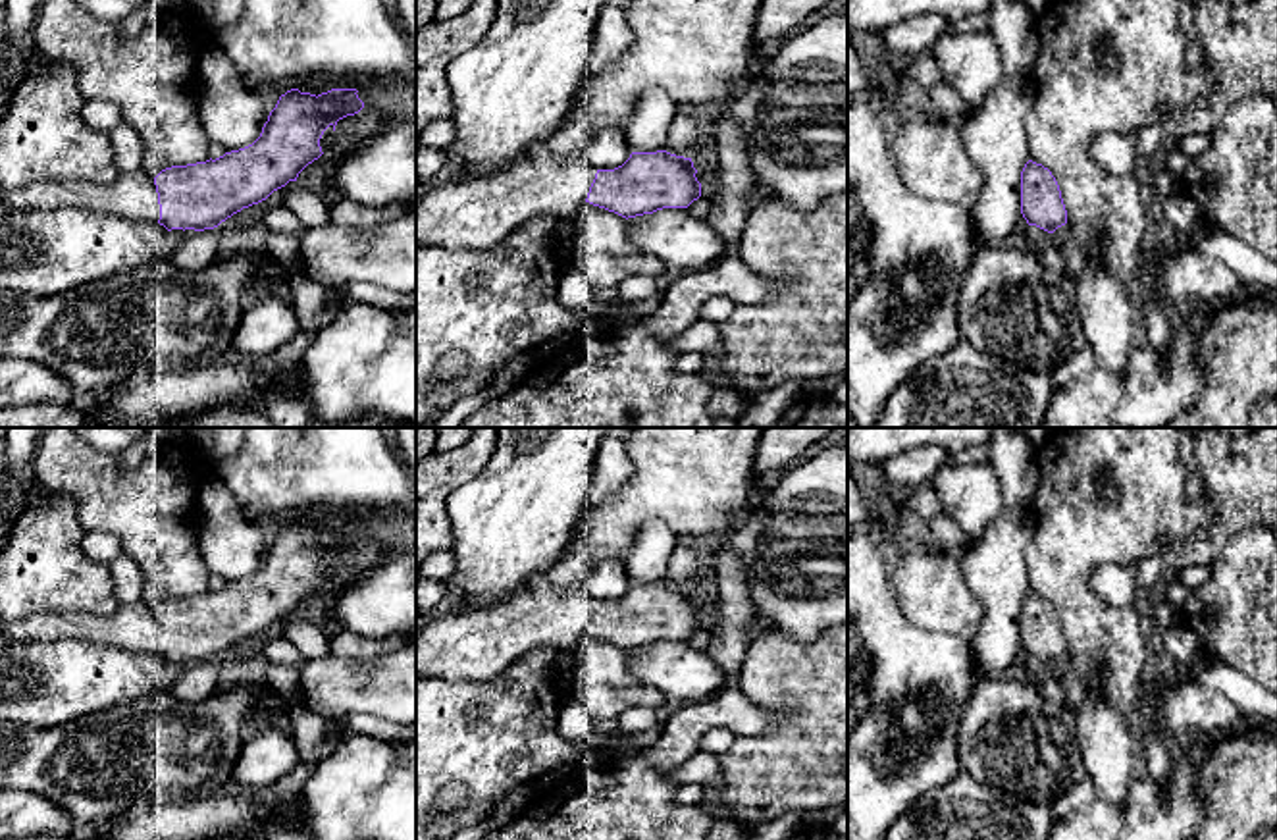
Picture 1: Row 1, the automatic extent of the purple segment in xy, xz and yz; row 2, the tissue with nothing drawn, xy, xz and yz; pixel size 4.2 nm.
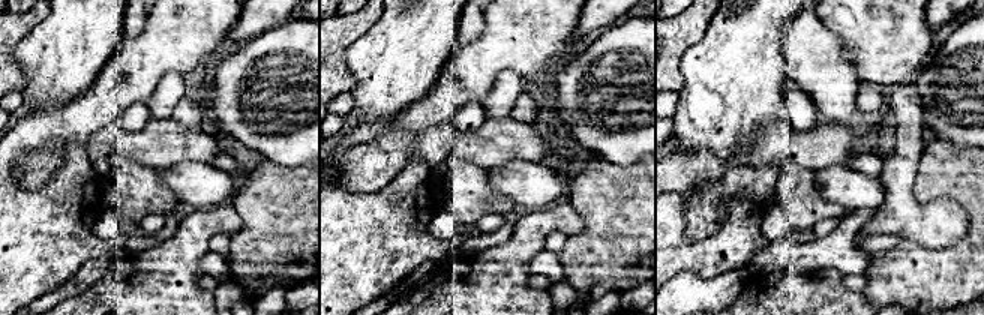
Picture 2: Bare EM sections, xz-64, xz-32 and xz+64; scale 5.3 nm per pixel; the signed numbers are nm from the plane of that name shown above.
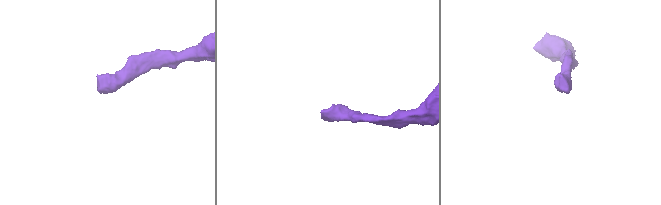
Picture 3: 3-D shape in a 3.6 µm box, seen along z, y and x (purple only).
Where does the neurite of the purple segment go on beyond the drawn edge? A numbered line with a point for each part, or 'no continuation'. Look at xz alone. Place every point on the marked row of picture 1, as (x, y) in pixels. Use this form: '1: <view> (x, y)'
1: xz (474, 214)

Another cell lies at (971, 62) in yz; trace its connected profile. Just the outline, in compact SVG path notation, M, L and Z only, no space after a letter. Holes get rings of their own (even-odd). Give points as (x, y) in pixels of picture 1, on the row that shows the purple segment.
M988 29L946 31L930 52L942 71L942 81L953 87L971 110L978 110L1005 77L1002 52Z

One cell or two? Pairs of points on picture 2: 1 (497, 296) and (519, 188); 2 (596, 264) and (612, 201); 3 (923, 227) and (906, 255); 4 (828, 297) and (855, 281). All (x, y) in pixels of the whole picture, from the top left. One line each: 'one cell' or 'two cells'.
1: two cells
2: one cell
3: two cells
4: two cells

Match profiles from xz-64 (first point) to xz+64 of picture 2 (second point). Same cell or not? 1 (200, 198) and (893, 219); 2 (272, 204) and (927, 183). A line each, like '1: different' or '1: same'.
1: different
2: same

